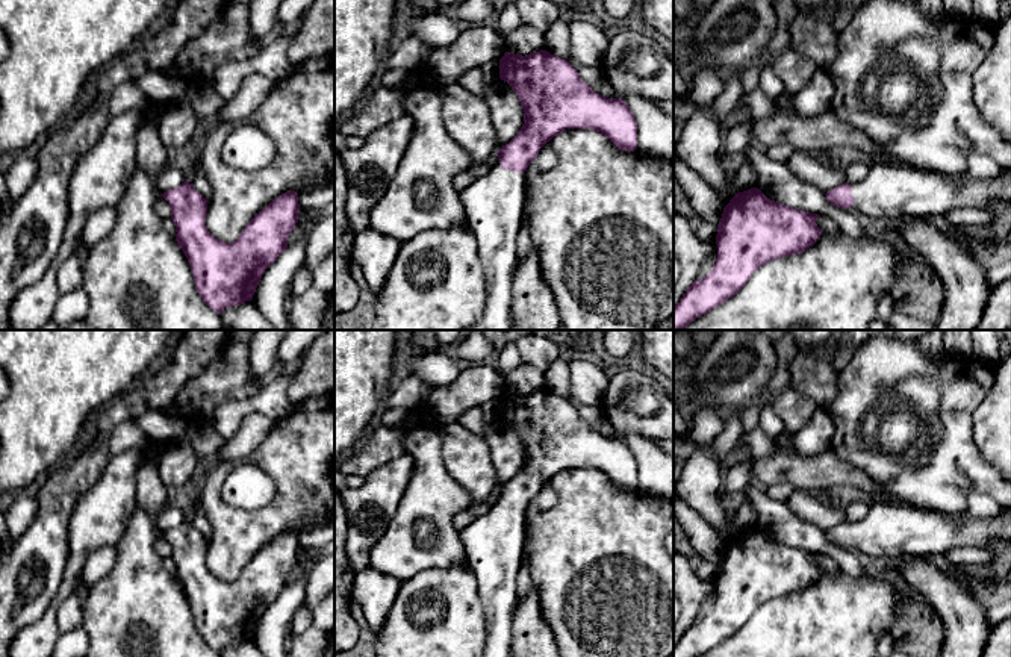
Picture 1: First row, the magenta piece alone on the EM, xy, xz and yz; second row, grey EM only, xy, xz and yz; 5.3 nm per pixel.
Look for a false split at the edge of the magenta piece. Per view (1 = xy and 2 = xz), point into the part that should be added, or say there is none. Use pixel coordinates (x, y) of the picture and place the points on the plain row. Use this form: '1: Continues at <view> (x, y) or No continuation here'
1: No continuation here
2: Continues at xz (494, 544)

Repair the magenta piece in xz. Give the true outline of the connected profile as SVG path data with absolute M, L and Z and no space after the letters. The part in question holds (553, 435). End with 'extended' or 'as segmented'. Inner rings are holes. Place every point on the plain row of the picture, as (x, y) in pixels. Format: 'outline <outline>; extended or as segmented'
outline M546 389L525 395L506 391L499 398L499 418L516 431L524 448L524 463L518 474L498 489L490 512L460 528L468 568L477 578L486 621L487 639L481 657L512 657L516 577L525 554L525 510L540 487L566 468L601 471L622 490L637 487L637 460L630 445L622 437L596 433L568 400Z; extended

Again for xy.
outline M186 519L180 525L160 533L171 545L176 580L185 592L203 640L216 652L230 645L251 640L265 609L288 587L288 575L298 562L298 533L288 530L254 554L241 575L232 581L216 578L206 566L207 539Z; as segmented

